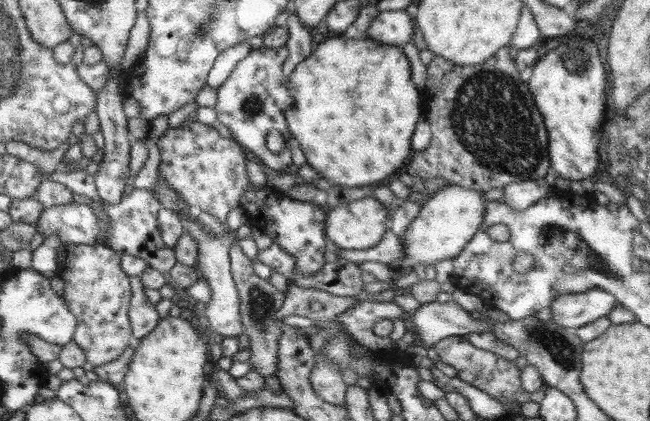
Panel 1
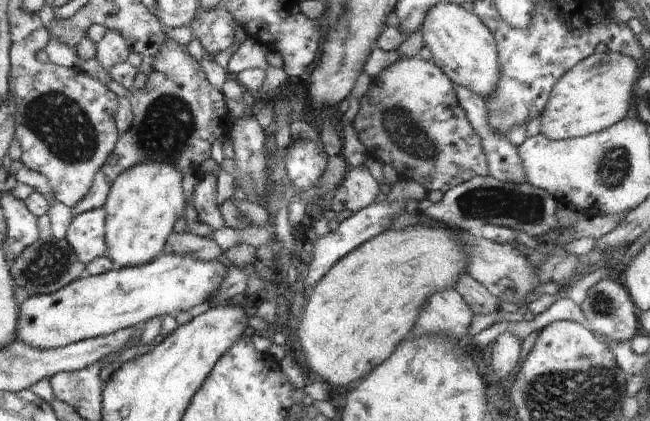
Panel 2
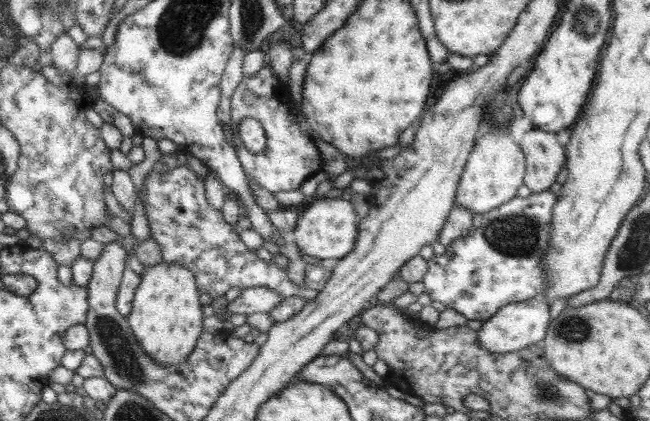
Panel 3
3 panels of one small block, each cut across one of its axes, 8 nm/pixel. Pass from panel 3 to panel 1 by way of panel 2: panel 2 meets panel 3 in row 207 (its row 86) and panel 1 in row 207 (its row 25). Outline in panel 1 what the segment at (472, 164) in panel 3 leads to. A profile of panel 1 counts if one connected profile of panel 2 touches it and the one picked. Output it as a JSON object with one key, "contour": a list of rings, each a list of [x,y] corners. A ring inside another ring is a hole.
{"contour":[[[460,185],[446,186],[434,194],[421,205],[420,212],[412,219],[408,229],[402,237],[404,260],[399,266],[402,271],[410,271],[417,266],[432,267],[441,260],[450,260],[458,257],[464,246],[480,228],[484,219],[484,192],[470,190]]]}

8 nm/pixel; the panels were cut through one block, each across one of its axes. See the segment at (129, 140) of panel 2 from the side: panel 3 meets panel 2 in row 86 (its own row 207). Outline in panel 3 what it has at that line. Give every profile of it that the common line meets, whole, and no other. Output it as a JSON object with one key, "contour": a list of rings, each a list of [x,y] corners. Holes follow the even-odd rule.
{"contour":[[[184,166],[172,168],[163,174],[150,172],[144,182],[144,214],[150,227],[150,237],[158,243],[164,263],[176,263],[192,271],[201,298],[210,301],[223,297],[230,288],[265,286],[280,296],[299,296],[312,300],[319,290],[299,287],[288,278],[287,270],[268,263],[253,253],[232,226],[223,219],[206,198],[205,183]]]}

